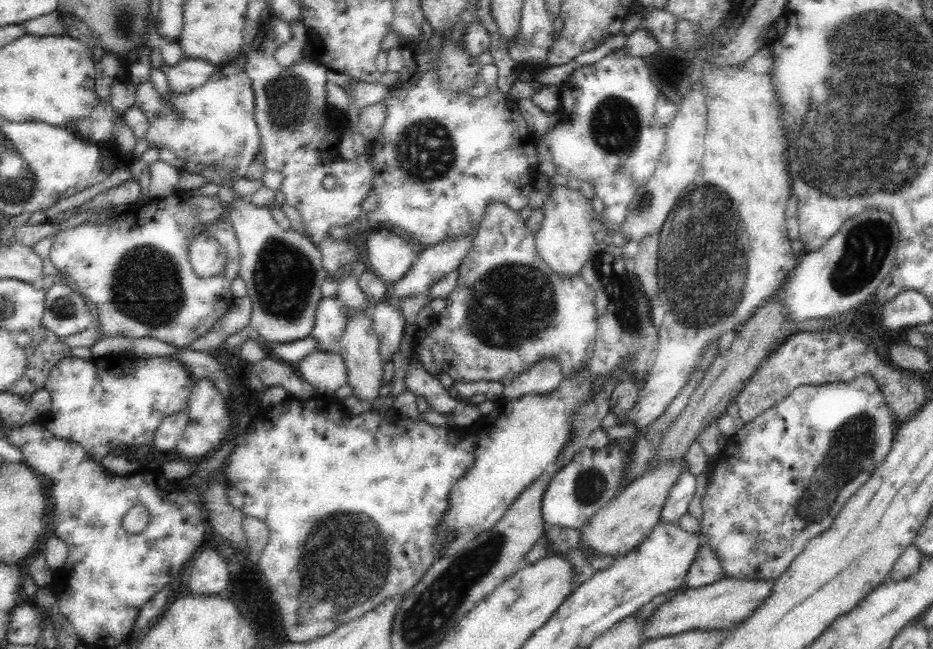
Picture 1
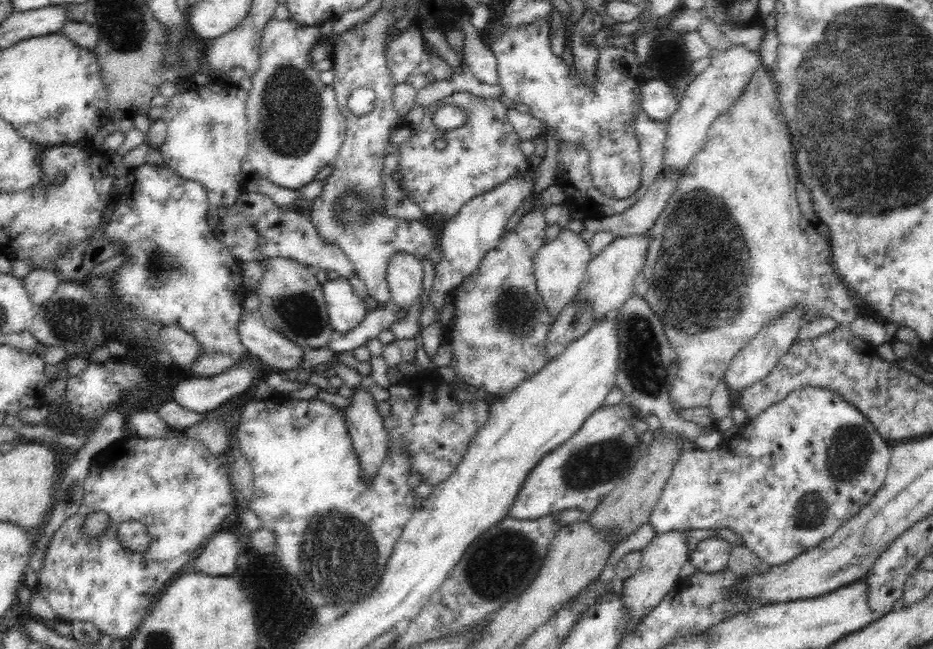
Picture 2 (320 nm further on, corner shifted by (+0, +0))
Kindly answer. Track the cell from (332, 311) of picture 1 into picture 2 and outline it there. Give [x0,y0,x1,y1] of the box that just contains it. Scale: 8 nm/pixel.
[323,277,371,333]

